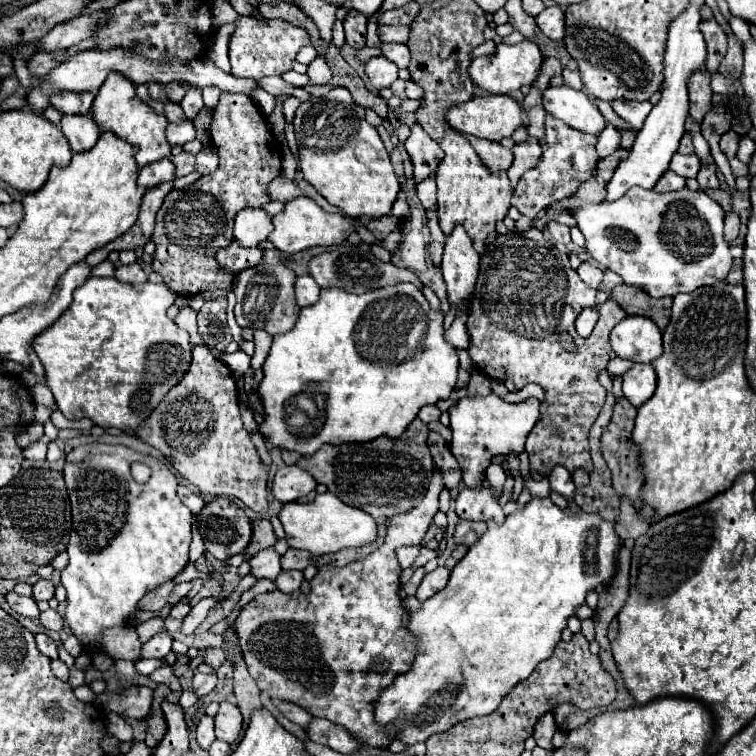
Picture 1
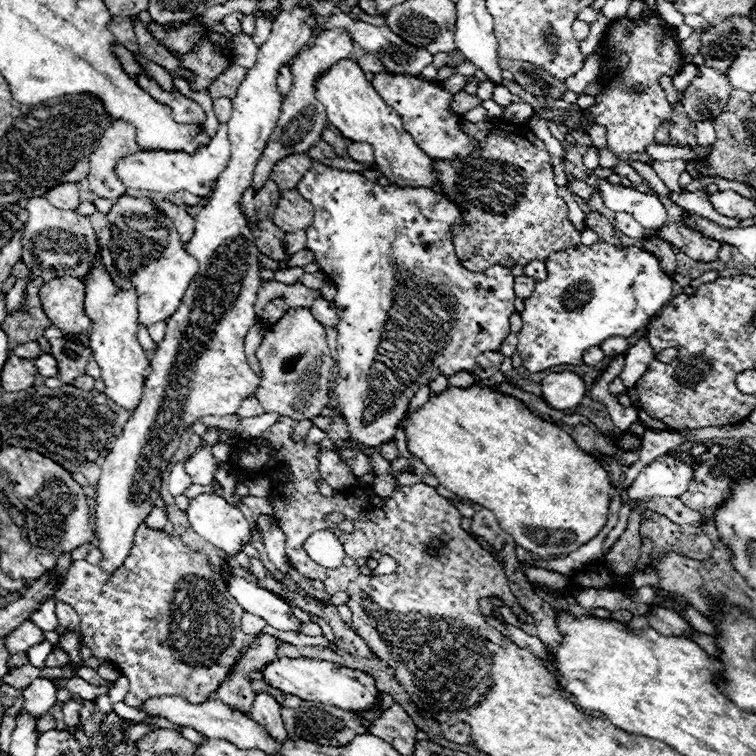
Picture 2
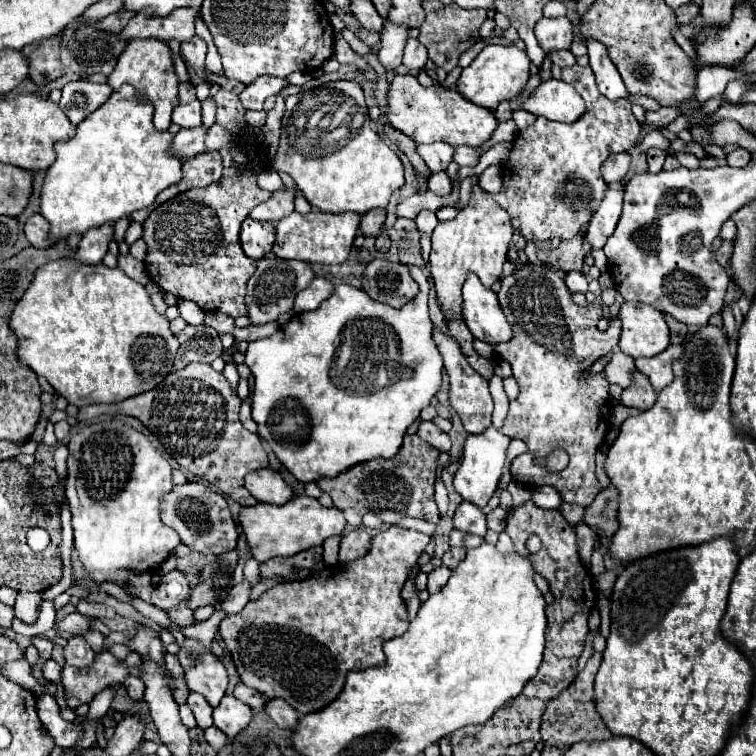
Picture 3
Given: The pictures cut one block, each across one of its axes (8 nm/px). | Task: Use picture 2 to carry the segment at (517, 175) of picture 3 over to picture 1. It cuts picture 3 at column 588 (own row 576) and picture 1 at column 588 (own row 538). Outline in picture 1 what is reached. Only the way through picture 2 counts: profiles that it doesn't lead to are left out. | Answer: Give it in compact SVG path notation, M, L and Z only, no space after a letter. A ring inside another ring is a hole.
M546 116L544 130L546 134L540 140L542 156L534 168L522 174L512 196L512 206L516 206L520 214L528 218L536 218L538 212L552 208L558 200L574 196L578 186L594 176L598 164L598 154L596 154L598 134L578 132L552 116Z

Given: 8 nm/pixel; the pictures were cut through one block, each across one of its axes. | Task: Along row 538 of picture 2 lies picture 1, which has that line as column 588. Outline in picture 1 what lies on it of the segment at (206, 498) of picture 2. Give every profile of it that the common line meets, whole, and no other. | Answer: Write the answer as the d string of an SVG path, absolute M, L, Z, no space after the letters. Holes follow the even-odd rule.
M640 186L630 188L622 198L614 202L600 202L600 204L584 204L582 208L572 212L578 220L578 228L586 238L586 250L590 256L602 266L618 276L622 276L624 284L634 286L650 294L652 298L676 296L680 292L694 292L700 286L712 286L716 282L726 280L732 254L728 244L722 236L724 226L724 210L716 200L712 200L702 190L676 190L676 192L654 192L644 190Z

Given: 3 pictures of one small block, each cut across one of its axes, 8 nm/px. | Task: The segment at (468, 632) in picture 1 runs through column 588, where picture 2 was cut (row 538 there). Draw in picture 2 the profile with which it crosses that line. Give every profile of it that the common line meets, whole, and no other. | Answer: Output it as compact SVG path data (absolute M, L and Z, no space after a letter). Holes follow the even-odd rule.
M472 384L470 388L446 388L444 392L440 394L432 394L428 398L428 404L420 406L416 412L408 414L398 426L404 428L404 434L406 434L406 446L408 446L408 452L414 456L414 458L420 458L430 474L434 474L438 480L440 480L440 486L448 488L450 492L454 492L456 496L460 498L466 498L466 500L472 500L488 510L492 510L498 518L498 524L502 526L502 530L506 530L514 542L518 546L522 546L524 550L532 552L532 554L538 554L542 558L548 558L548 556L560 556L560 554L570 554L574 550L578 550L582 544L586 544L588 540L592 540L606 524L606 516L608 516L608 504L610 504L610 482L606 478L606 470L598 464L596 458L592 458L590 454L586 454L584 450L580 450L576 446L576 442L572 440L572 436L568 432L564 432L560 426L552 424L552 422L546 422L542 420L540 416L536 416L534 412L526 410L526 404L522 400L516 400L514 396L508 396L508 394L502 394L500 390L496 388L488 388L488 386L480 386L480 384Z

